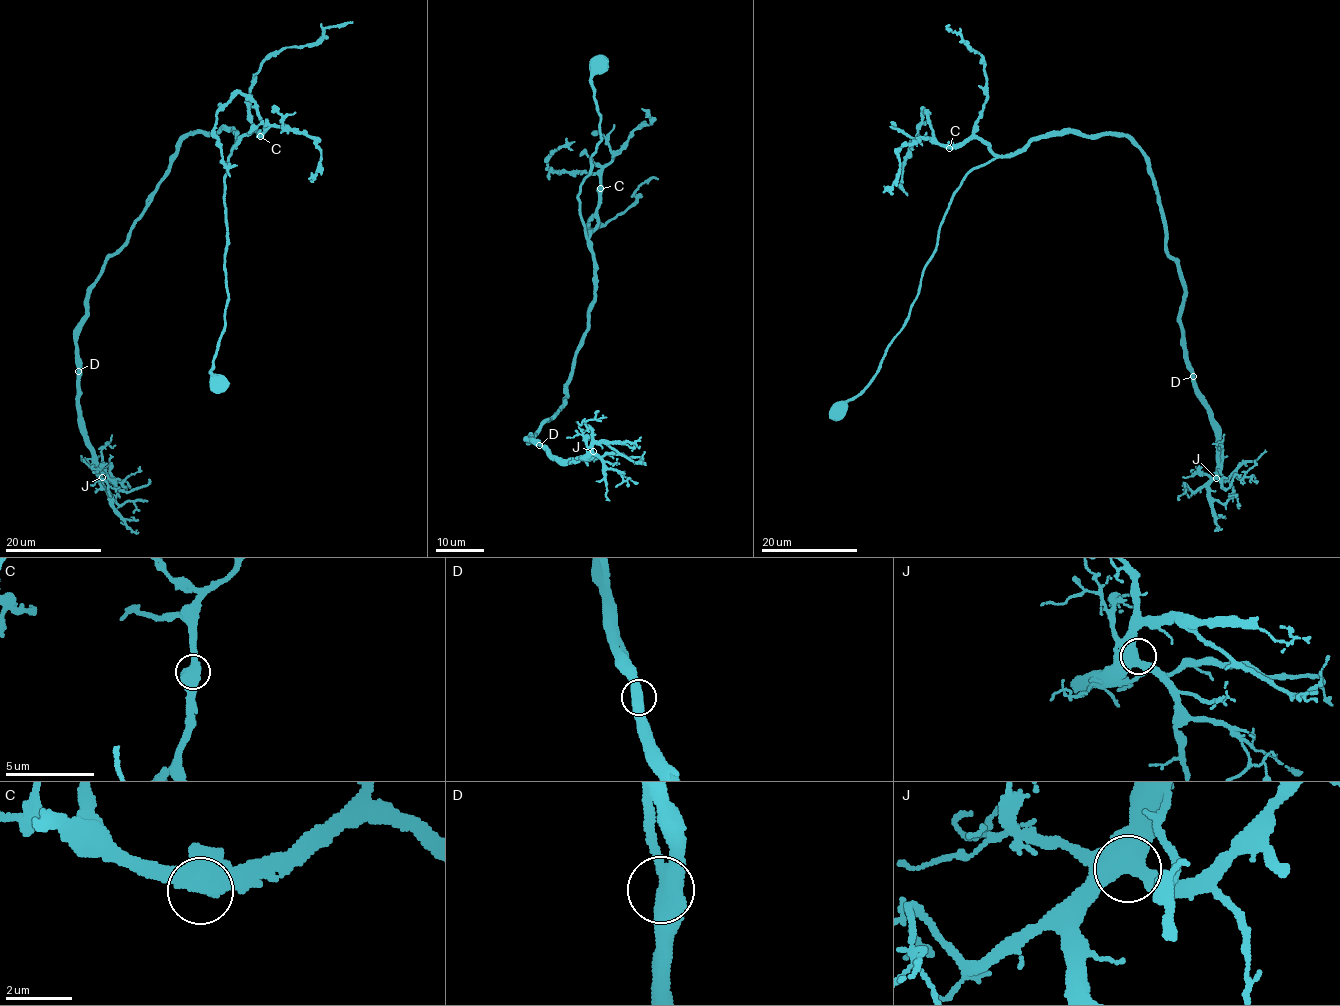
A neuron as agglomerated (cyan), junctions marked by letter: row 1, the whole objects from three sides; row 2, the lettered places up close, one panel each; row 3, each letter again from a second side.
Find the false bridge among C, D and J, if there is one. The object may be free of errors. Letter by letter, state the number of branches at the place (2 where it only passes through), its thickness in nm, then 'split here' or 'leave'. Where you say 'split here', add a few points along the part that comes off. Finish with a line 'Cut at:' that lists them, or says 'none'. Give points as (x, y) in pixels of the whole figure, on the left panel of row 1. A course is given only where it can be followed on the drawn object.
C: branches 2; calibre 600 nm; leave
D: branches 2; calibre 550 nm; leave
J: branches 2; calibre 550 nm; leave
Cut at: none

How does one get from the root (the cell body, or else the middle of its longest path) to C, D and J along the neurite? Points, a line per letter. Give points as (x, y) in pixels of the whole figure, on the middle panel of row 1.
C: (599, 64), (591, 85), (601, 139), (577, 195), (586, 239), (598, 221), (600, 188)
D: (599, 64), (591, 85), (601, 139), (577, 195), (595, 301), (566, 399), (531, 442), (529, 435), (539, 445)
J: (599, 64), (591, 85), (601, 139), (577, 195), (595, 301), (567, 396), (528, 440), (566, 460), (593, 451)

